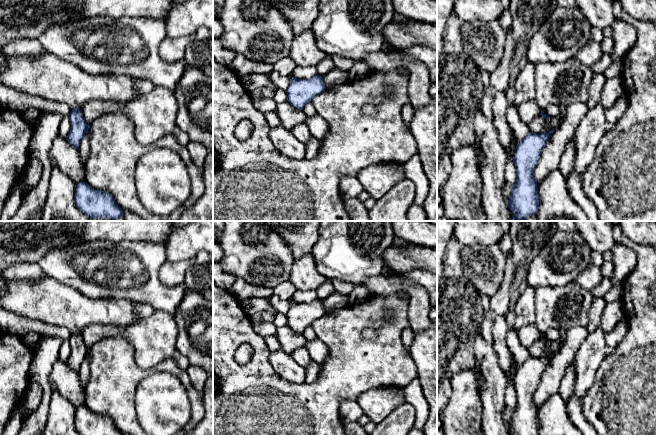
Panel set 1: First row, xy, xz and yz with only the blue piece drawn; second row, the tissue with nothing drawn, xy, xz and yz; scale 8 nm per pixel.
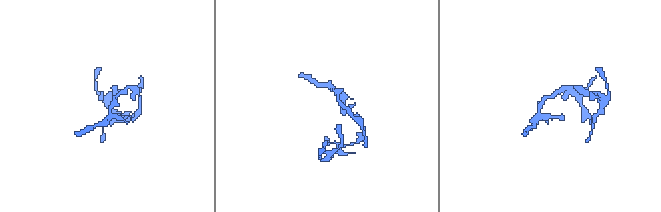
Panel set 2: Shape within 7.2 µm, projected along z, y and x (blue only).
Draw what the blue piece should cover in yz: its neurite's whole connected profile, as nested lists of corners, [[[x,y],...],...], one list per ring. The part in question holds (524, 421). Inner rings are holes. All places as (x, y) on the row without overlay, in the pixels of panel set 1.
[[[555,353],[539,358],[529,356],[521,366],[518,366],[513,381],[516,408],[512,410],[511,420],[507,424],[511,435],[538,435],[539,418],[533,396],[542,374]]]

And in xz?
[[[320,299],[309,303],[293,302],[286,316],[288,326],[295,332],[303,334],[304,330],[312,323],[326,314],[324,305]]]

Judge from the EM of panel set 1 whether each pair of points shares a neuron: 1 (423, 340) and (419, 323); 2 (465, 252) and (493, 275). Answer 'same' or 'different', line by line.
1: different
2: same

